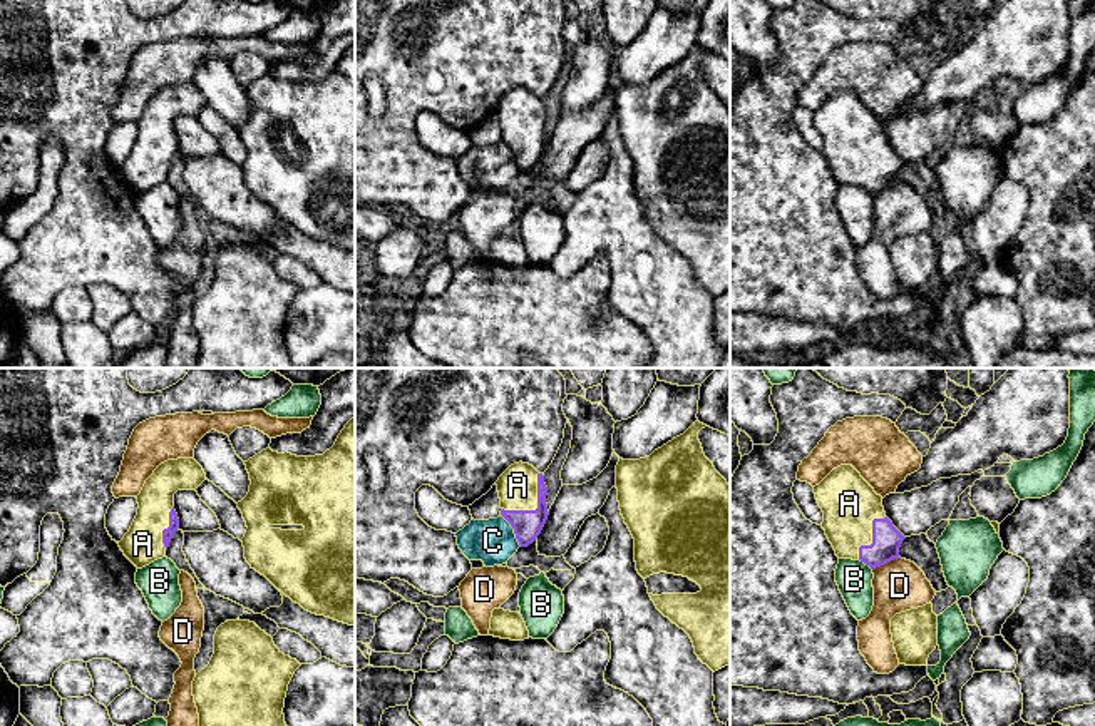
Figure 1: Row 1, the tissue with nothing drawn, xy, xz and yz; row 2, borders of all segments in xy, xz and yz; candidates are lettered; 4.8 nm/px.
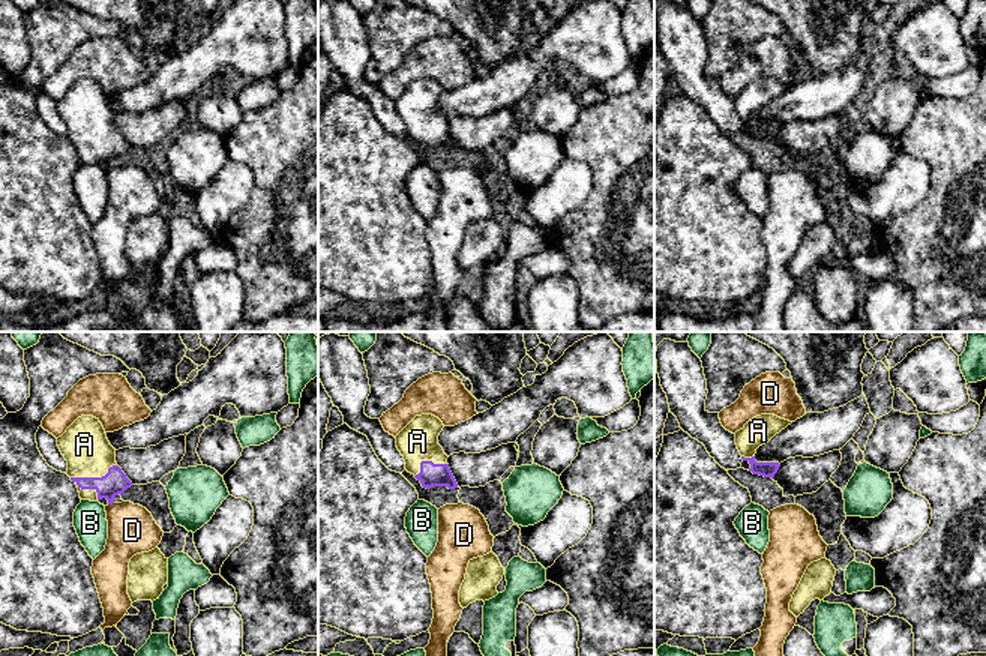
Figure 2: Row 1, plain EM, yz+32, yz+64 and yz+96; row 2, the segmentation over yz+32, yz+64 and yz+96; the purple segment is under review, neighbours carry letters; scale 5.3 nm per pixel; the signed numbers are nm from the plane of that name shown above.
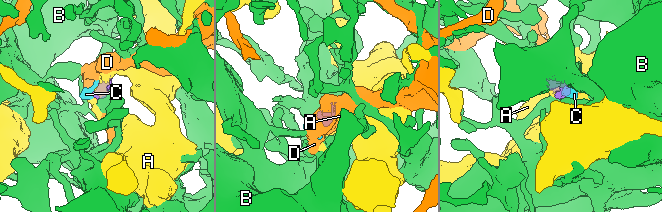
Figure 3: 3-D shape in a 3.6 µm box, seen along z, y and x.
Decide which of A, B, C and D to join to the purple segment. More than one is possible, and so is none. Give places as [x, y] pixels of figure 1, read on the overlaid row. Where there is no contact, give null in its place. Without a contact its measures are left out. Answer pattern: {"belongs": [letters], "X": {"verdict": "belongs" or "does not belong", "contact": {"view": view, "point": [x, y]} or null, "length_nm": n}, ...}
{"belongs": ["A"], "A": {"verdict": "belongs", "contact": {"view": "xz", "point": [538, 506]}, "length_nm": 260}, "B": {"verdict": "does not belong", "contact": {"view": "yz", "point": [866, 564]}, "length_nm": 80}, "C": {"verdict": "does not belong", "contact": {"view": "xz", "point": [514, 531]}, "length_nm": 190}, "D": {"verdict": "does not belong", "contact": {"view": "yz", "point": [886, 562]}, "length_nm": 150}}

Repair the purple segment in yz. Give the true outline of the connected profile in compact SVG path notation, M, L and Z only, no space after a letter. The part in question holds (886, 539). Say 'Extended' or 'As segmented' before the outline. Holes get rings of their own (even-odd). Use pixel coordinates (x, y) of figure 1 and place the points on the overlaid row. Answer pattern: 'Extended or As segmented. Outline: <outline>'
Extended. Outline: M852 465L834 468L814 493L824 512L822 529L839 559L861 560L871 569L901 559L906 537L886 517L882 497Z

